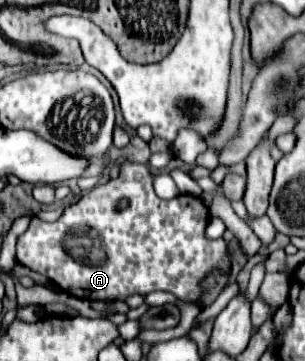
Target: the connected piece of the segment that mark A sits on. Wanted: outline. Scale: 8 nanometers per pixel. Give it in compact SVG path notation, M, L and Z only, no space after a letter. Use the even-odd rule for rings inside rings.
M126 161L116 179L86 191L58 221L46 223L40 217L32 217L26 233L18 237L16 259L20 265L46 275L60 291L86 301L126 301L134 293L146 295L158 289L170 291L182 301L196 301L196 297L204 293L202 281L208 273L230 273L232 267L226 241L206 237L208 219L208 207L200 197L182 193L174 199L160 199L152 187L152 171L146 165ZM122 197L128 197L130 207L118 211L116 201Z

